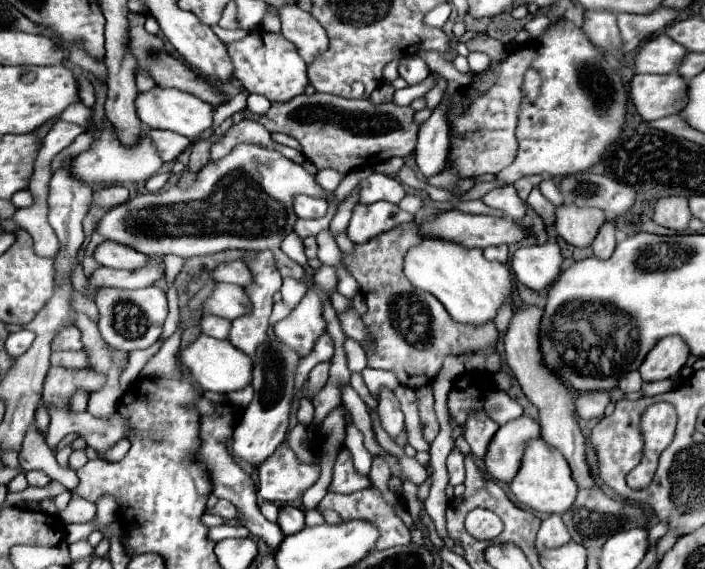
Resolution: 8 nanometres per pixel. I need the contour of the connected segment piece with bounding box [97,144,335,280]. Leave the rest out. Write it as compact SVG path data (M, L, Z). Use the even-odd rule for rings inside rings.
M239 144L227 158L201 168L189 190L183 192L171 186L159 194L143 194L111 208L99 222L97 232L107 240L127 244L153 258L164 254L191 258L231 248L271 250L281 278L305 280L303 268L281 250L283 238L295 226L293 198L297 194L325 198L327 204L335 200L333 192L323 190L301 164L287 160L275 150Z

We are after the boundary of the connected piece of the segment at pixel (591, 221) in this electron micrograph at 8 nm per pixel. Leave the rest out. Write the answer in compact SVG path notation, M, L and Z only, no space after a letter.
M563 204L557 208L555 230L557 236L563 238L567 244L587 248L605 220L605 212L597 208L577 208L573 204Z

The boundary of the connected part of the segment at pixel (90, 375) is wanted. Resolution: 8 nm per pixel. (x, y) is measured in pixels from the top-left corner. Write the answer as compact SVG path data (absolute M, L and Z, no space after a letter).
M49 368L47 380L43 384L43 402L49 404L69 404L77 388L87 390L89 394L99 390L105 384L101 374L93 370L71 370L71 368Z

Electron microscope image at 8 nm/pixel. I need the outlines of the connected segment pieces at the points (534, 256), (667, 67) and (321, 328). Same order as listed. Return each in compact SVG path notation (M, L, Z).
M549 238L545 244L517 248L511 260L515 278L535 292L549 288L557 280L561 264L563 256L555 238Z
M657 34L643 42L635 56L633 70L635 74L671 74L677 72L685 54L687 50L683 46L679 46L665 34Z
M307 290L295 310L275 324L275 336L291 346L299 356L307 356L315 340L325 332L325 320L321 316L321 300L317 290Z

